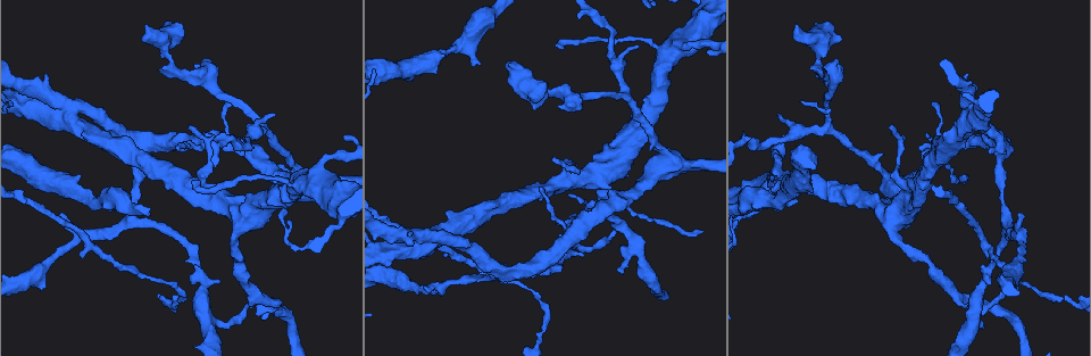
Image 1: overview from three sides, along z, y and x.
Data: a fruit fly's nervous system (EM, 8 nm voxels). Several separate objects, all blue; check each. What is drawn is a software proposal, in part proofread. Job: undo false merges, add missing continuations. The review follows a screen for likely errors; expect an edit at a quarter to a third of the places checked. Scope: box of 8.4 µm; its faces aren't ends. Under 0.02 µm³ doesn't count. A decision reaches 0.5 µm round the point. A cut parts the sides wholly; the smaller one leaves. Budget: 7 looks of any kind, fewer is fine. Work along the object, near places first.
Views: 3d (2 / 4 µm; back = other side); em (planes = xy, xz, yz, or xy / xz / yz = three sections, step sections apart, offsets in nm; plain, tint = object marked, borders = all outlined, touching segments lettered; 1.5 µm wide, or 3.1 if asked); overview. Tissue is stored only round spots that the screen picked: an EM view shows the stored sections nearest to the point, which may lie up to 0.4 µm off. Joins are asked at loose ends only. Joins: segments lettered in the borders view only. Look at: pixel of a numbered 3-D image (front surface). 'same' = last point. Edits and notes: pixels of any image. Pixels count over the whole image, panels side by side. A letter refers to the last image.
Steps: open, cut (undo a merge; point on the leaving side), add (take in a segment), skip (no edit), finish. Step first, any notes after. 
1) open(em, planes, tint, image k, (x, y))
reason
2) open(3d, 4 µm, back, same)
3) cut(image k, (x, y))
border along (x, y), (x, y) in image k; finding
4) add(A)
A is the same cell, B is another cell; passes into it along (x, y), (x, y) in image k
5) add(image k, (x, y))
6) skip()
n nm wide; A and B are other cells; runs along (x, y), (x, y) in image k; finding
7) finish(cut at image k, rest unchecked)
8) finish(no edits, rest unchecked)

open(em, xy, step 4, borders, image 1, (797, 199))
tapers out

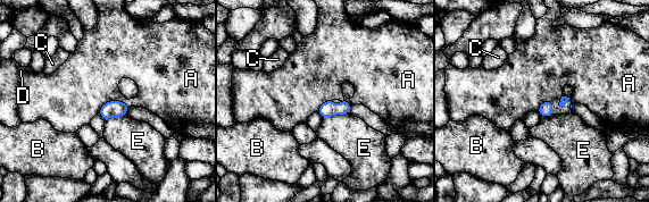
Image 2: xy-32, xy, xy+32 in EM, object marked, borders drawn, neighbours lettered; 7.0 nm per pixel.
open(em, planes, borders, same)

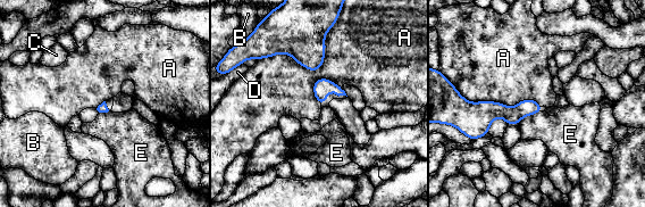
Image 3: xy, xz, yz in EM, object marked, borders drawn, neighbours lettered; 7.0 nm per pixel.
skip()
A touches over 600 nm; A, B, C, D and E are other cells; none of them fits

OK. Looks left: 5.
open(em, planes, borders, image 1, (617, 269))
branch stops here

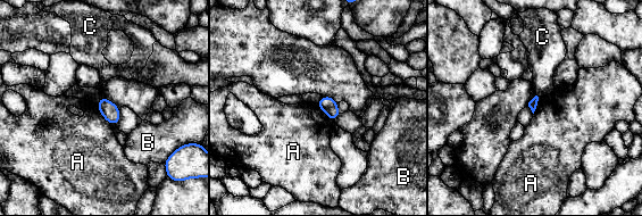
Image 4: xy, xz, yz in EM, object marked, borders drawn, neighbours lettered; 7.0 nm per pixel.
skip()
A, B and C are other cells; border along (97, 105), (100, 114), (110, 123) in image 4; none of them fits

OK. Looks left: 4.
open(3d, 4 µm, image 1, (701, 232))
thin end

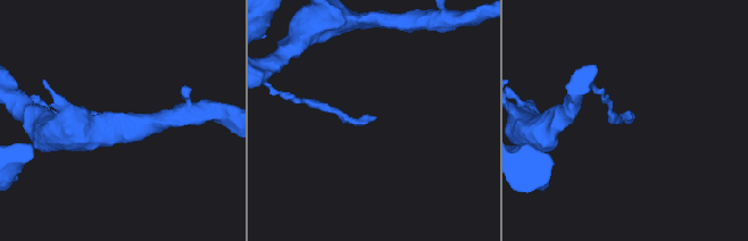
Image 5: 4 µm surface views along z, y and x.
open(em, xz, step 4, plain, image 5, (372, 118))
need the tissue

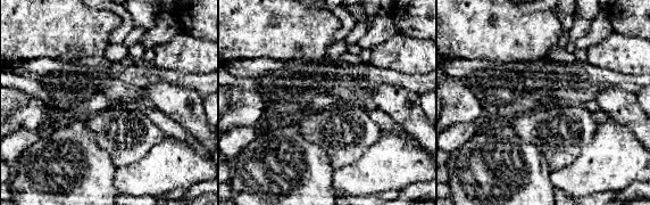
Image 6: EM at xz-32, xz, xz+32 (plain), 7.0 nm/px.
open(em, xz, step 4, borders, same)
see the neighbours

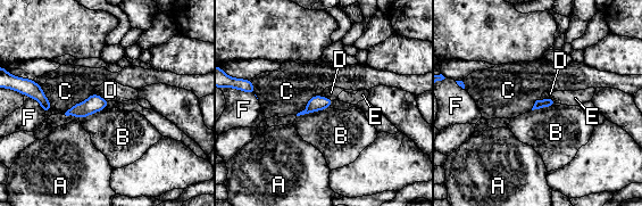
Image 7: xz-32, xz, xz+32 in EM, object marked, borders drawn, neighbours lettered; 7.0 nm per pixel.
skip()
B touches over 260 nm; A, B, C, D, E and F are other cells; border along (94, 92), (109, 100) in image 7; none of them fits

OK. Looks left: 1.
finish(no edits, rest unchecked)

